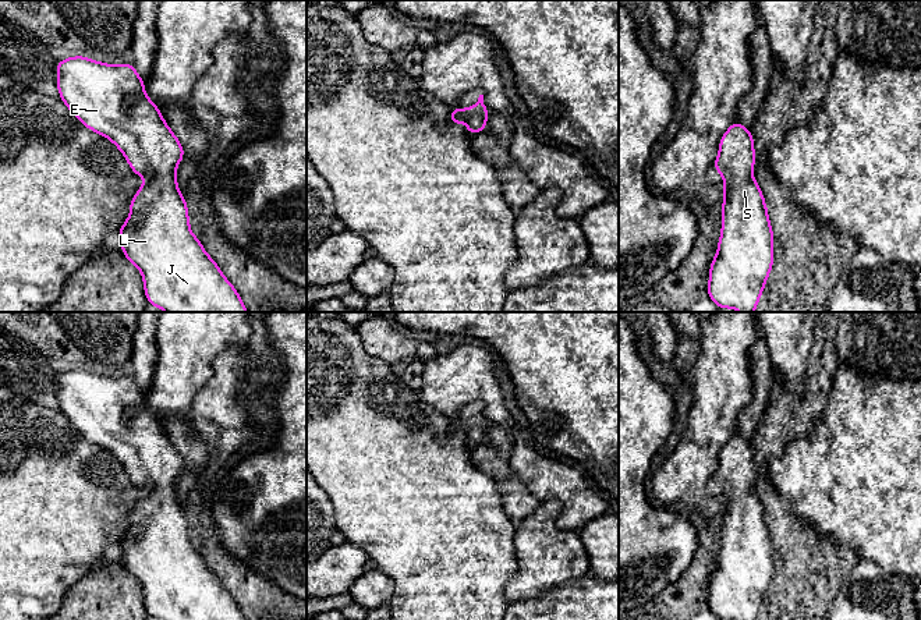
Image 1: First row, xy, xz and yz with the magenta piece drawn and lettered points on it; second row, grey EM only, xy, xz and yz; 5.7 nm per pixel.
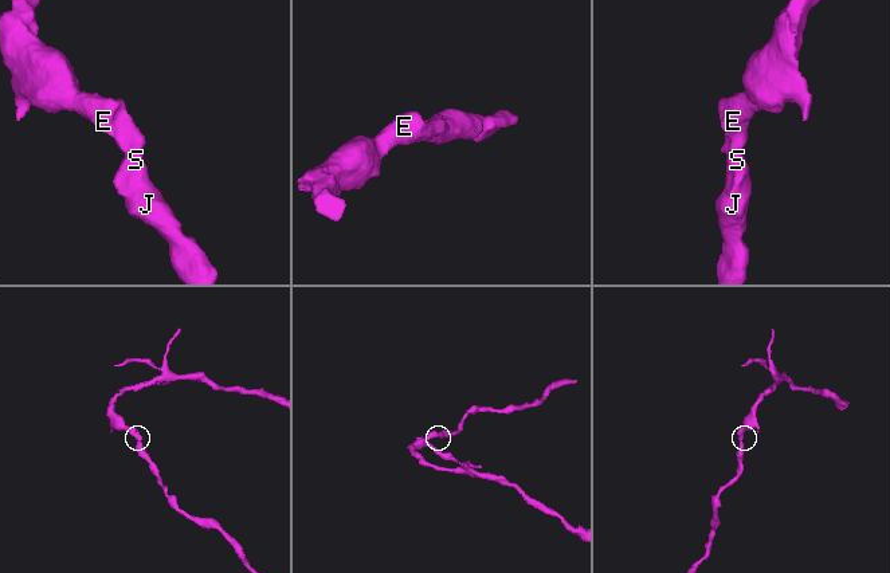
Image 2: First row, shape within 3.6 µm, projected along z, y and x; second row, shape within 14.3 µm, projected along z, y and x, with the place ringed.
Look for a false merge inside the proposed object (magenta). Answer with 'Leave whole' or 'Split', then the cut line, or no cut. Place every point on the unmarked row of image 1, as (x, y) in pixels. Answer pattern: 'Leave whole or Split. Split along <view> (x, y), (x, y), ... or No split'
Leave whole. No split

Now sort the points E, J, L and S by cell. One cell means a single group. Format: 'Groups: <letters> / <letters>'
Groups: E J L S

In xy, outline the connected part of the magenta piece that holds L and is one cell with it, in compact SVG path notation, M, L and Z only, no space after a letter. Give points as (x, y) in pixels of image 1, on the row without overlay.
M84 368L57 373L60 411L68 422L89 442L109 450L125 468L131 482L145 489L130 516L131 525L118 542L121 563L142 585L148 616L157 620L245 620L234 598L223 588L216 574L205 564L201 553L191 545L188 520L176 490L177 476L184 461L164 435L157 418L145 407L145 394L131 375L110 378Z

